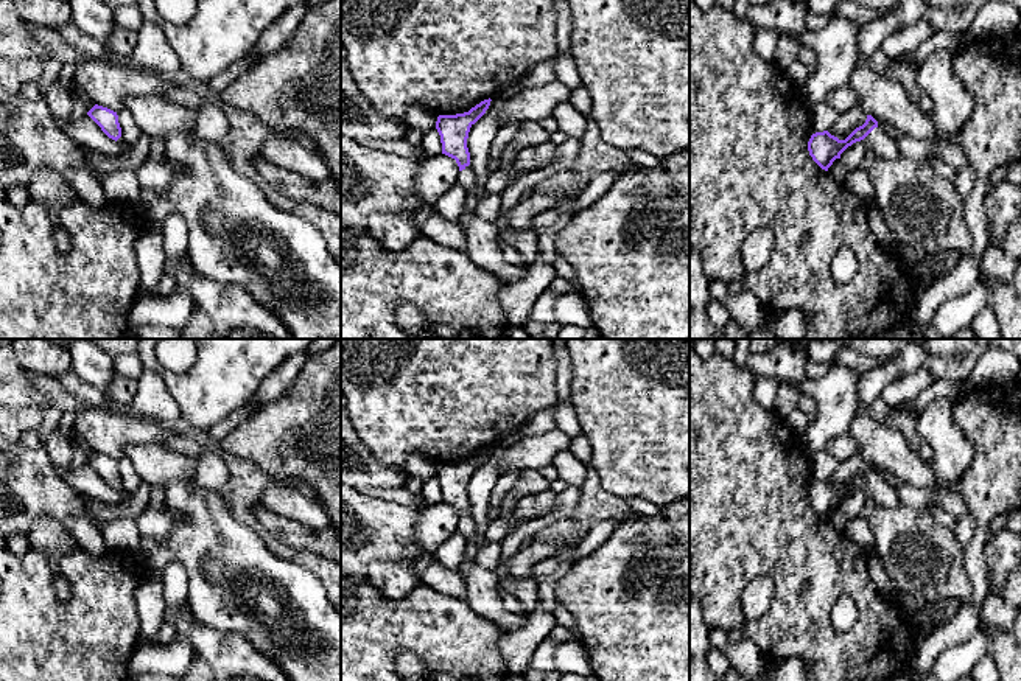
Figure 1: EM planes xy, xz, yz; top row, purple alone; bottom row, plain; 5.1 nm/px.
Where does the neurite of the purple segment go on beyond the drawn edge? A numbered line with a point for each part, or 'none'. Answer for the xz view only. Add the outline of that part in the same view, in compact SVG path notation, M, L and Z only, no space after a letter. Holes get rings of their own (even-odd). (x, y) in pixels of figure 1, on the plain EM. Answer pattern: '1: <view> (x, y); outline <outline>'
1: xz (466, 526); outline M465 515L462 519L459 519L458 522L458 532L468 541L475 541L479 546L489 543L489 540L486 538L486 535L479 535L475 526L473 518L468 515Z

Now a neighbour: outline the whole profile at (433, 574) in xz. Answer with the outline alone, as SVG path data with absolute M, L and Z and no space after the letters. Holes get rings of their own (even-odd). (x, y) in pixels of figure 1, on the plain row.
M436 558L426 560L419 569L420 583L437 591L439 594L465 600L467 586L458 571L451 571Z

